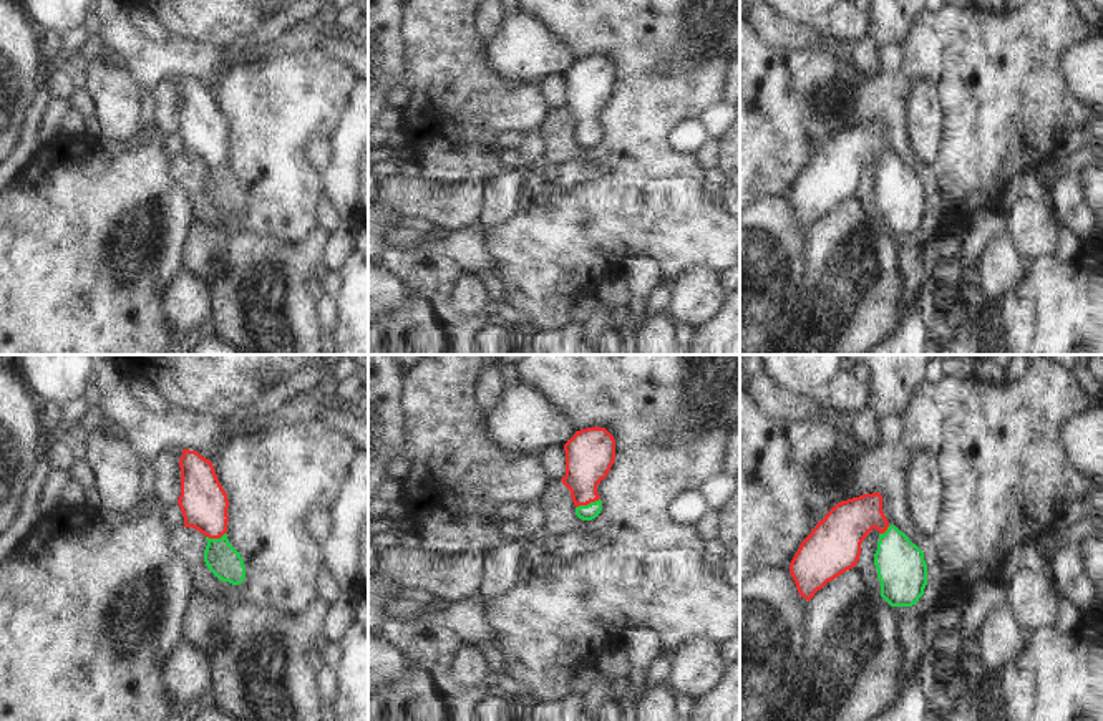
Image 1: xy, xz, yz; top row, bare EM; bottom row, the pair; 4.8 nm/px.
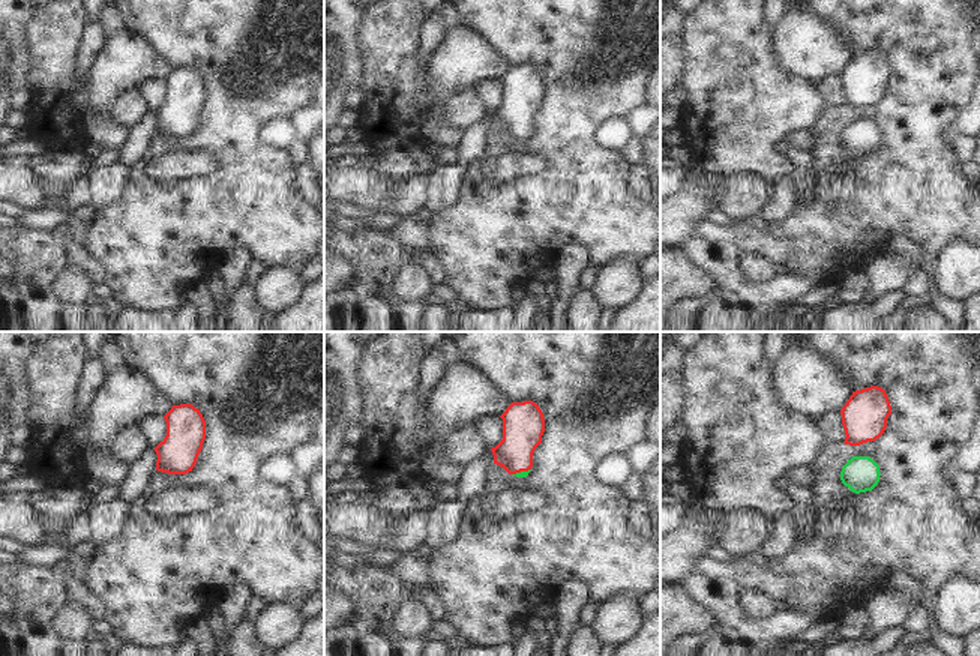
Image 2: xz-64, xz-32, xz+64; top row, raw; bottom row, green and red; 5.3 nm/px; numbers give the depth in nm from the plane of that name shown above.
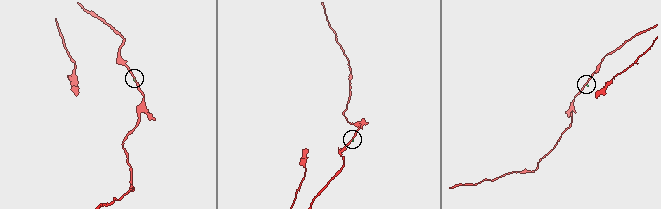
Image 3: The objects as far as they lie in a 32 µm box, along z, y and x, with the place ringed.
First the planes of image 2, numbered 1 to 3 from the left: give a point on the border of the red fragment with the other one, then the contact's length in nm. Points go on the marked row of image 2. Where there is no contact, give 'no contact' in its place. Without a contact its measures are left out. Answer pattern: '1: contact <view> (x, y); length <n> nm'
1: no contact
2: contact xz-32 (521, 472); length 110 nm
3: no contact

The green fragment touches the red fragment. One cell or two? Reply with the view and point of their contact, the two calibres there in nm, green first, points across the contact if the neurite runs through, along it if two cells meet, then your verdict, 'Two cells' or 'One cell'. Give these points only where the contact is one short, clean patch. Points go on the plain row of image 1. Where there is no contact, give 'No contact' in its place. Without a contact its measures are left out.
Touches green at xz (587, 133). Thickness 80 nm (green) against 240 nm. Path across: xz (591, 140), (587, 133), (589, 83). One cell

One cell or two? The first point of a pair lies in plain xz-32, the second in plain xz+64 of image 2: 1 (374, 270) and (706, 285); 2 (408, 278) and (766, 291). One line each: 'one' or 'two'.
1: two
2: two

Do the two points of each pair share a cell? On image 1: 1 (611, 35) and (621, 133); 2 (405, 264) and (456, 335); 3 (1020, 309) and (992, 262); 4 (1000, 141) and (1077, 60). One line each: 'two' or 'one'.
1: one
2: one
3: two
4: two

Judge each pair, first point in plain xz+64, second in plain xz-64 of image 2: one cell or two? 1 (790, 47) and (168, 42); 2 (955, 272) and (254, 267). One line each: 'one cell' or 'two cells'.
1: two cells
2: two cells

